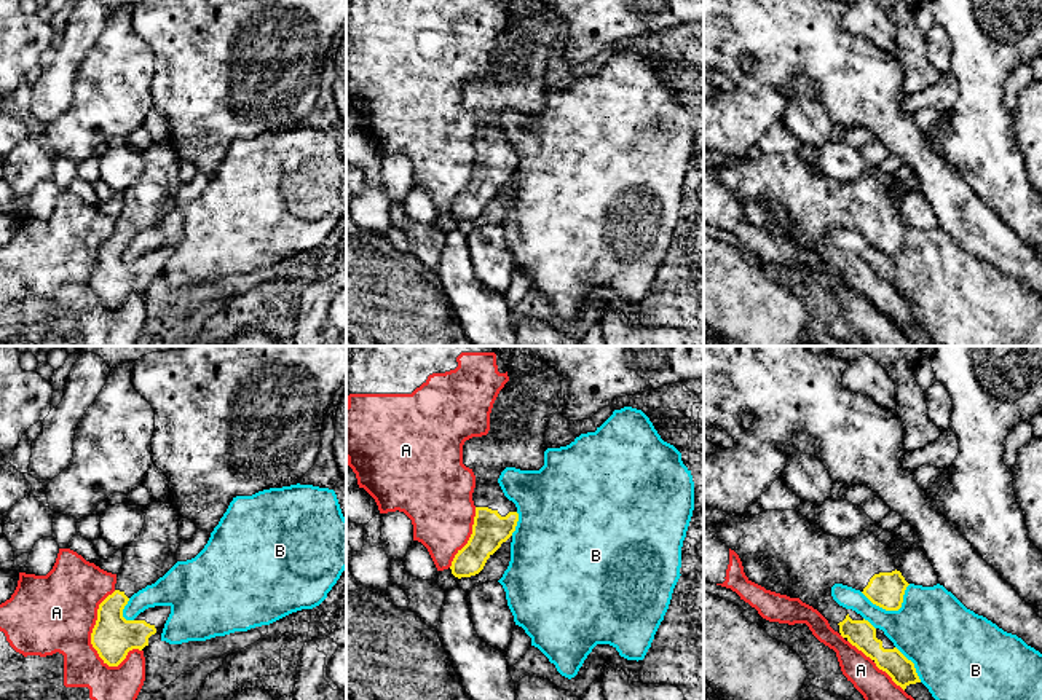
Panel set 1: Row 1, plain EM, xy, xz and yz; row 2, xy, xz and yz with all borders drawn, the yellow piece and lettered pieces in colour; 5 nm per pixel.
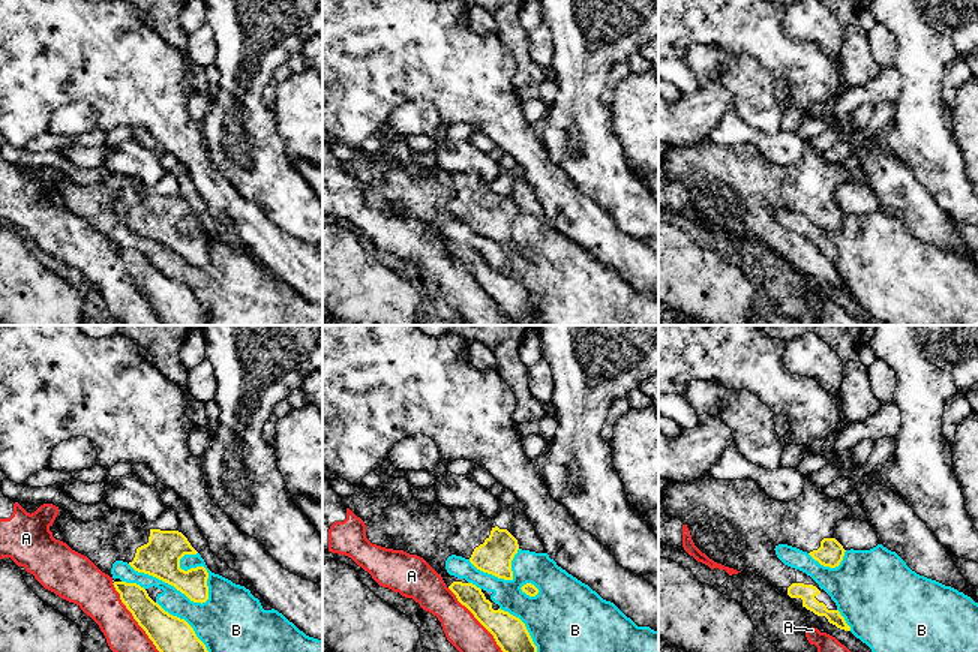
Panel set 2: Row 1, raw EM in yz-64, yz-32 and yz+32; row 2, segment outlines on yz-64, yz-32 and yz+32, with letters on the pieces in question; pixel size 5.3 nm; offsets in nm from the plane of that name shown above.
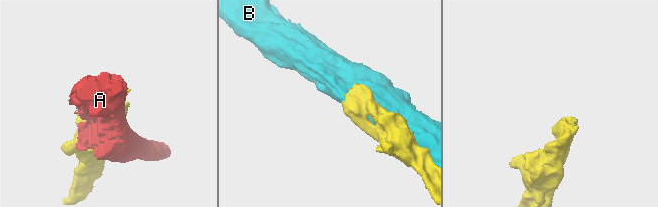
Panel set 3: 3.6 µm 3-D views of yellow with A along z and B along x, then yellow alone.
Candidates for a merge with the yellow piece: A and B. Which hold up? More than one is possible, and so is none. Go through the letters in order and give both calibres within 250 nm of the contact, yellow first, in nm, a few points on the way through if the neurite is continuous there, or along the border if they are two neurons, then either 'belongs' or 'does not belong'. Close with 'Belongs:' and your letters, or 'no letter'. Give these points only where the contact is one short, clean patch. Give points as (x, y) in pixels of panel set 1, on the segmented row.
A: 220/400 nm | does not belong
B: 180/400 nm | does not belong
Belongs: no letter

